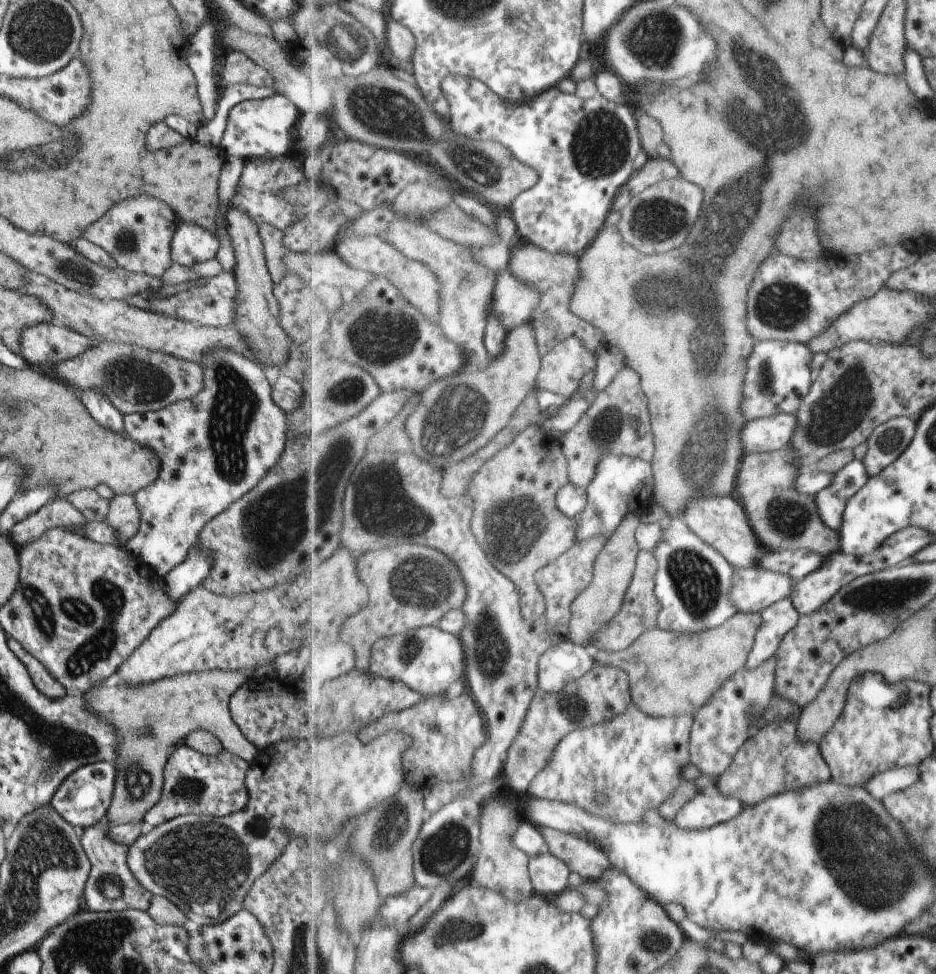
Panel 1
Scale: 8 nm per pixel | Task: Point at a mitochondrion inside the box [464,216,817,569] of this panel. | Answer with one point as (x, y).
(603, 430)

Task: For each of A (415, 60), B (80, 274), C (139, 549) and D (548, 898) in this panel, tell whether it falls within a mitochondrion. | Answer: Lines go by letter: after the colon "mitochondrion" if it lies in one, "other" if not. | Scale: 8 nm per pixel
A: other
B: mitochondrion
C: other
D: other

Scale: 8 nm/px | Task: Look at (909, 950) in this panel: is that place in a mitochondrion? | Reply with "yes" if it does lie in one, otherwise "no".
no

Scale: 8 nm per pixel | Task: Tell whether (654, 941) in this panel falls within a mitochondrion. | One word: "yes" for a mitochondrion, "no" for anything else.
yes

